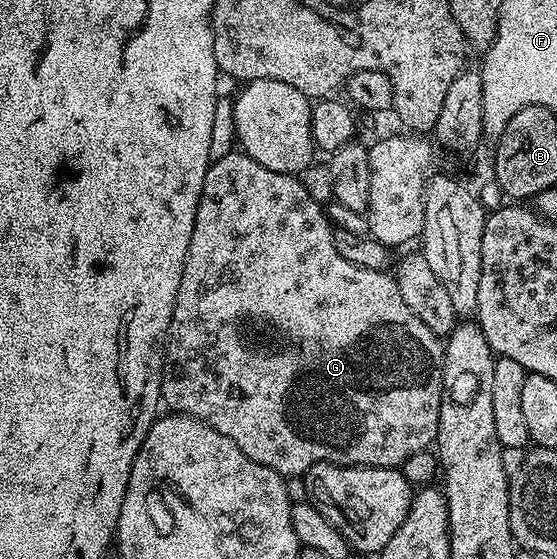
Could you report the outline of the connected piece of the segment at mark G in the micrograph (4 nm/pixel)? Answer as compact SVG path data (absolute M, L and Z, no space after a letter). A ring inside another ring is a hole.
M241 149L230 151L227 155L220 156L219 159L217 156L206 170L206 176L204 177L202 196L196 209L196 221L192 225L192 241L188 245L188 253L184 261L184 273L180 277L180 289L176 293L176 305L172 313L170 332L166 335L166 345L162 361L161 402L165 406L167 403L170 406L167 408L171 412L179 415L191 415L208 425L212 425L212 429L216 429L216 433L224 433L224 437L228 437L228 441L236 441L238 448L248 457L252 457L252 461L256 461L260 465L272 469L276 474L283 477L292 475L303 476L309 467L317 463L340 463L343 467L401 468L402 463L408 461L408 457L412 457L412 453L420 453L424 450L424 445L433 444L438 437L440 405L442 404L443 340L439 336L434 335L432 329L428 329L428 325L424 325L424 321L420 321L420 317L416 317L416 313L412 313L412 309L408 309L408 305L404 305L404 297L400 297L398 282L394 279L393 274L386 271L364 269L360 265L352 265L352 261L344 261L344 257L340 257L340 253L336 253L336 245L332 245L332 241L330 240L331 230L332 224L326 218L323 204L317 203L316 200L313 200L308 195L308 190L302 184L301 178L285 175L284 173L276 173L272 169L264 169L264 165L260 165L260 161L252 161L252 157L248 157L245 151Z

